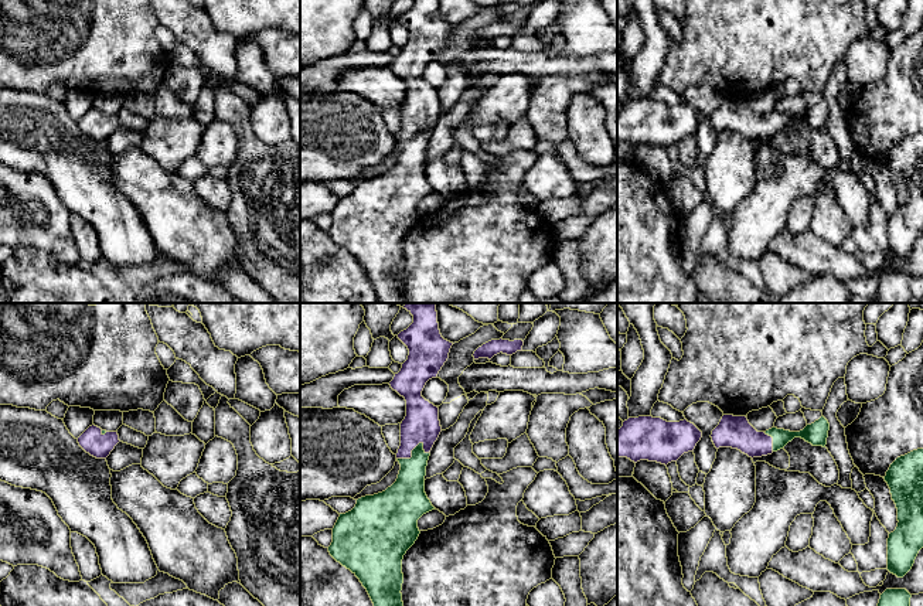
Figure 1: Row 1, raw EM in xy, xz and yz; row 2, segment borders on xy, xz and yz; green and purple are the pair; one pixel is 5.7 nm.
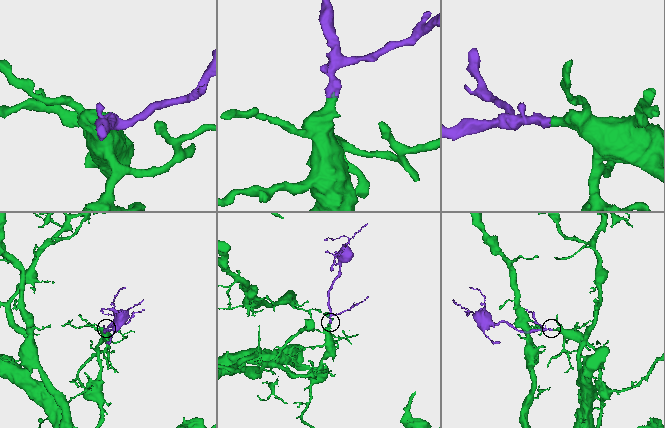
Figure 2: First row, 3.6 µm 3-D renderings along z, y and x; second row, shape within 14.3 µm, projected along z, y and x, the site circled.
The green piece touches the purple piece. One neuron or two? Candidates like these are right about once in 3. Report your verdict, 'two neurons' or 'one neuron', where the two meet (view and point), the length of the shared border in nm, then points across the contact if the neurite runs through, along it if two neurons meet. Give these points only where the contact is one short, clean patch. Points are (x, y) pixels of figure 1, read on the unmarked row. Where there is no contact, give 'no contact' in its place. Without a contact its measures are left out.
one neuron | xz (412, 133) | 200 nm | across xz (408, 177), (412, 157), (412, 133), (421, 108)

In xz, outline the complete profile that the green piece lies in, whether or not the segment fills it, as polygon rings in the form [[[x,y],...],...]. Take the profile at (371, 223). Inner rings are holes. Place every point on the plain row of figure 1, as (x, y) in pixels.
[[[413,0],[413,6],[401,14],[398,21],[409,33],[408,42],[389,65],[406,84],[406,99],[401,106],[401,129],[396,136],[401,153],[396,164],[385,174],[361,180],[351,194],[340,197],[328,229],[330,238],[350,252],[367,272],[379,303],[405,303],[401,276],[402,242],[420,217],[418,202],[435,193],[425,176],[425,159],[430,133],[442,109],[439,91],[426,84],[422,74],[429,62],[437,59],[453,28],[442,20],[437,0]]]

